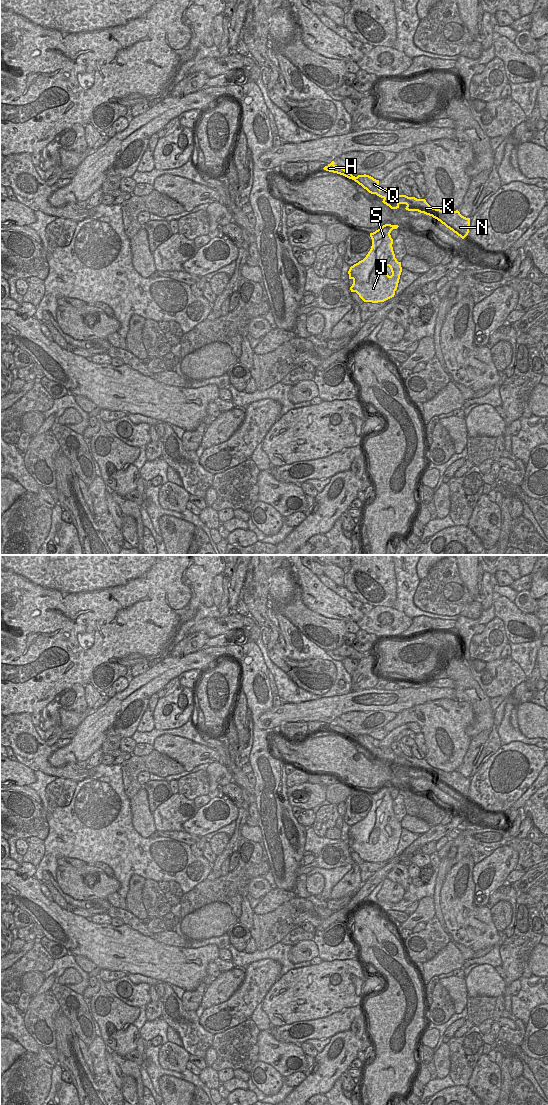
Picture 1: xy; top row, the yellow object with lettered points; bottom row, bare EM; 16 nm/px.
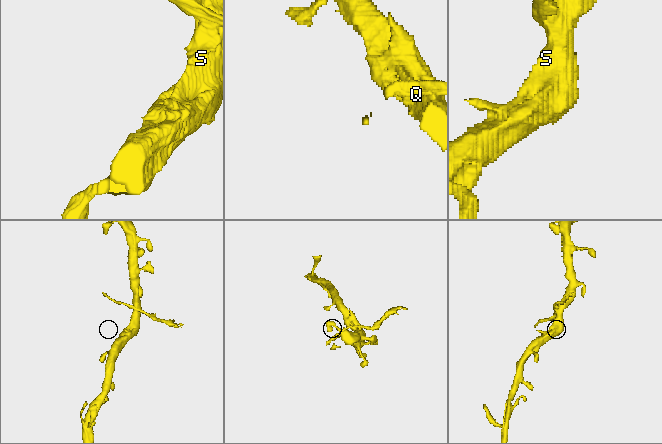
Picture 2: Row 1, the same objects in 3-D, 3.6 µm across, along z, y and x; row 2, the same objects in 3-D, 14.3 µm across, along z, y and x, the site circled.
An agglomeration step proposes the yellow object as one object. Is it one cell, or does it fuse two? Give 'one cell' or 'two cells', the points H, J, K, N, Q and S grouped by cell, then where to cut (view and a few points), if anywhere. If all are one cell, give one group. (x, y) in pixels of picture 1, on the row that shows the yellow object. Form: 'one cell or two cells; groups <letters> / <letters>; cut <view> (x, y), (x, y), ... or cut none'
two cells; groups H K N Q / J S; cut xy (384, 197), (399, 203)

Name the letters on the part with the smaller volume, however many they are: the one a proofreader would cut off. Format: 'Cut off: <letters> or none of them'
Cut off: H, K, N, Q

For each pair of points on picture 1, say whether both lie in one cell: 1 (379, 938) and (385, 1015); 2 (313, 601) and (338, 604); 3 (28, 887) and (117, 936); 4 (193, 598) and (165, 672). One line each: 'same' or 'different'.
1: same
2: same
3: same
4: different

